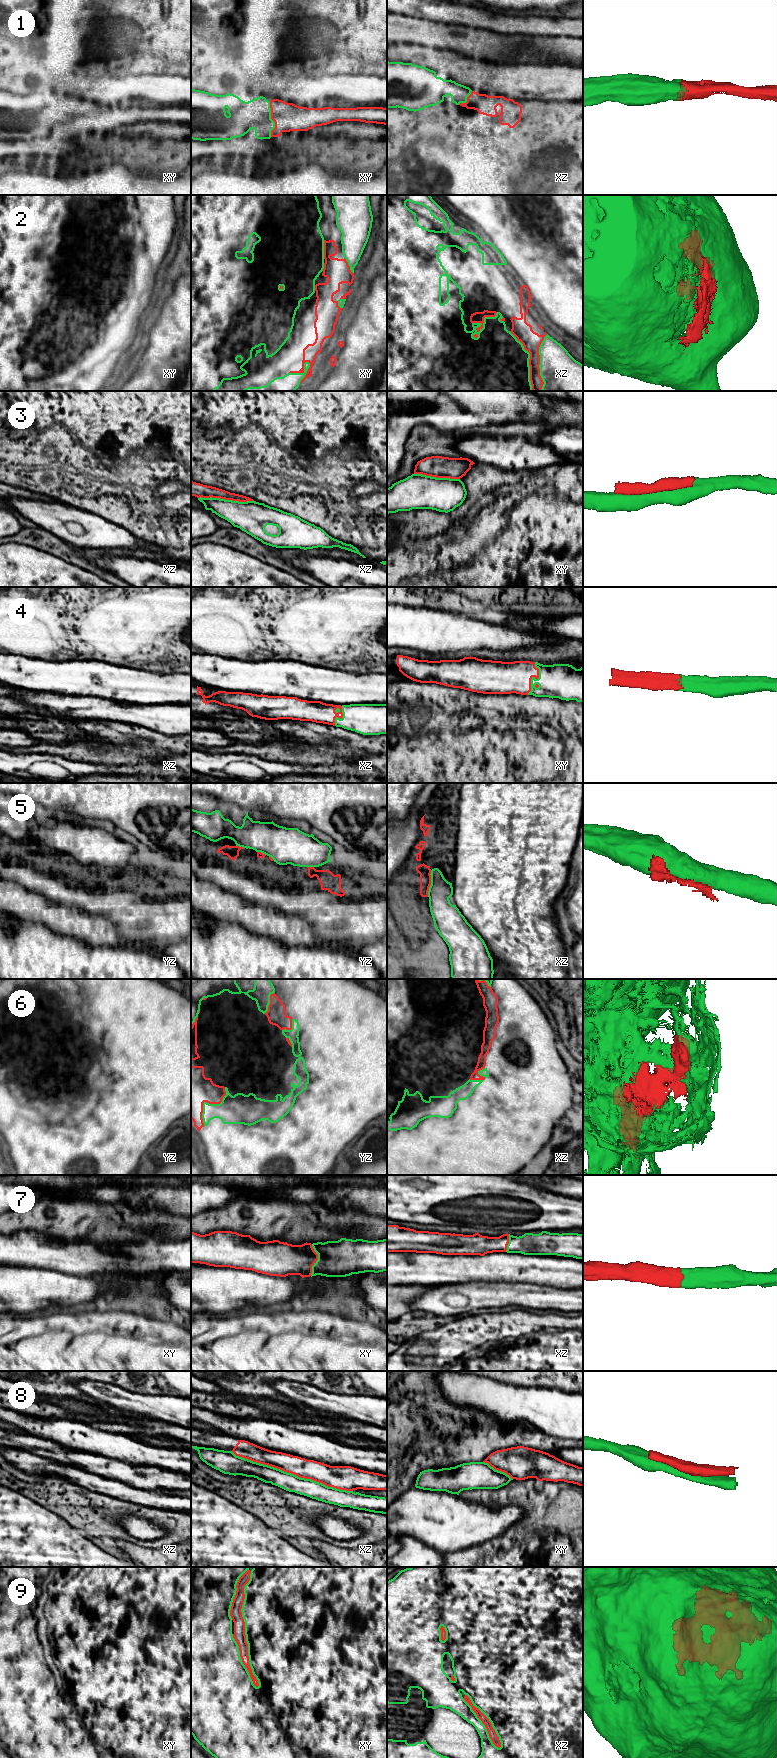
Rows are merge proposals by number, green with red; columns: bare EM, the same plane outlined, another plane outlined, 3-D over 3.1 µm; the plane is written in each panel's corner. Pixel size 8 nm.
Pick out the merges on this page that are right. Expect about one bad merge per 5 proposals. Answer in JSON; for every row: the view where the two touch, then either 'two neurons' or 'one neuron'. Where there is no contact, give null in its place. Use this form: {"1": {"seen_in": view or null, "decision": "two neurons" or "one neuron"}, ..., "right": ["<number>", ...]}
{"1": {"seen_in": "xy", "decision": "one neuron"}, "2": {"seen_in": "xz", "decision": "one neuron"}, "3": {"seen_in": "xz", "decision": "two neurons"}, "4": {"seen_in": "xy", "decision": "one neuron"}, "5": {"seen_in": "xz", "decision": "two neurons"}, "6": {"seen_in": "yz", "decision": "two neurons"}, "7": {"seen_in": "xy", "decision": "one neuron"}, "8": {"seen_in": "xz", "decision": "two neurons"}, "9": {"seen_in": "xy", "decision": "one neuron"}, "right": ["1", "2", "4", "7", "9"]}

